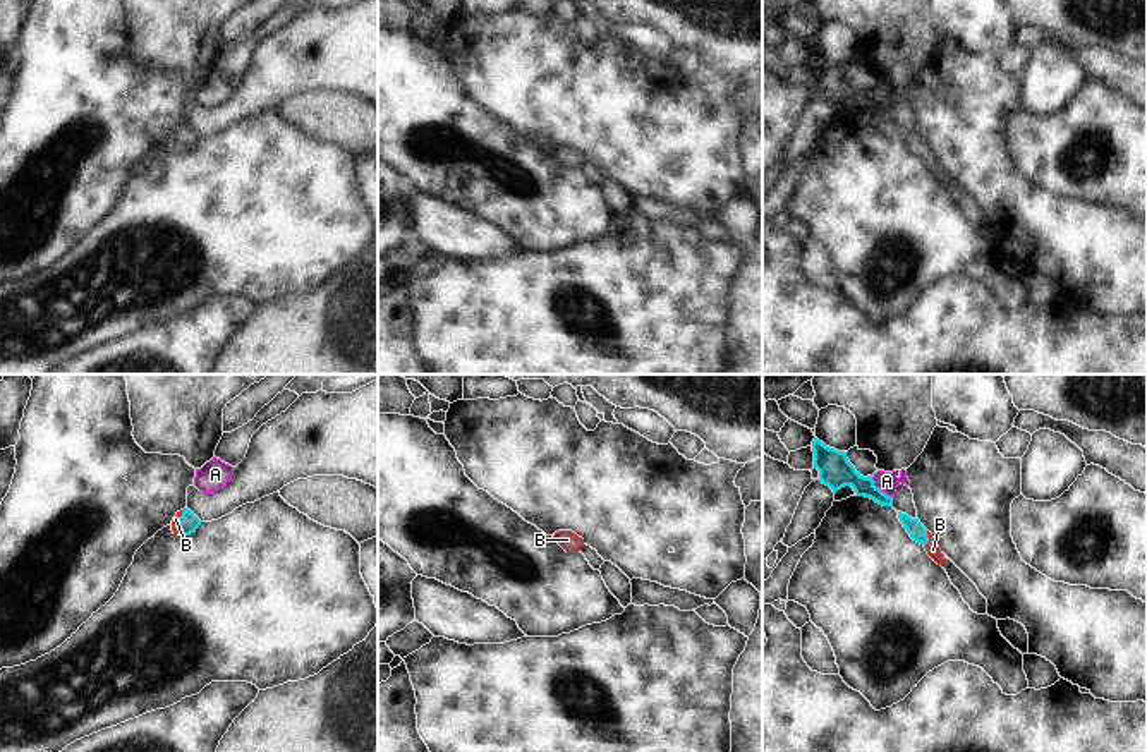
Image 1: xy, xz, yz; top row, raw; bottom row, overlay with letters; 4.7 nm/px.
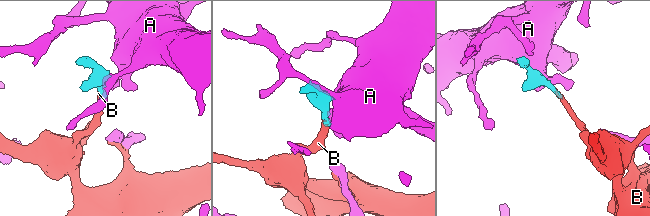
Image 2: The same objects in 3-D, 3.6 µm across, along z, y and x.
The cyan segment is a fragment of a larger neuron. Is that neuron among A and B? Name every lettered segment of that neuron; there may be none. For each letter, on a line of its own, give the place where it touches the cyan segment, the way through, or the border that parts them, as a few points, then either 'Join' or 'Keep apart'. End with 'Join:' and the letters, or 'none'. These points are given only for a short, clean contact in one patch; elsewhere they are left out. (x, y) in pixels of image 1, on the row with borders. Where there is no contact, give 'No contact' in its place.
A: Touches cyan at yz (878, 488). Boundary: yz (871, 476), (873, 483), (892, 498). Keep apart
B: Touches cyan at yz (928, 539). Path across: yz (914, 527), (928, 539), (933, 550). Join
Join: B.

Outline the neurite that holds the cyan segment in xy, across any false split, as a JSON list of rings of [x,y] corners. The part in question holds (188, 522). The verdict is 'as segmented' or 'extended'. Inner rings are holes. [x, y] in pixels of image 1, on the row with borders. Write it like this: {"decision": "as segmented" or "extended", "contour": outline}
{"decision": "extended", "contour": [[[189,510],[177,512],[172,520],[172,531],[179,536],[191,536],[201,525],[201,520]]]}

